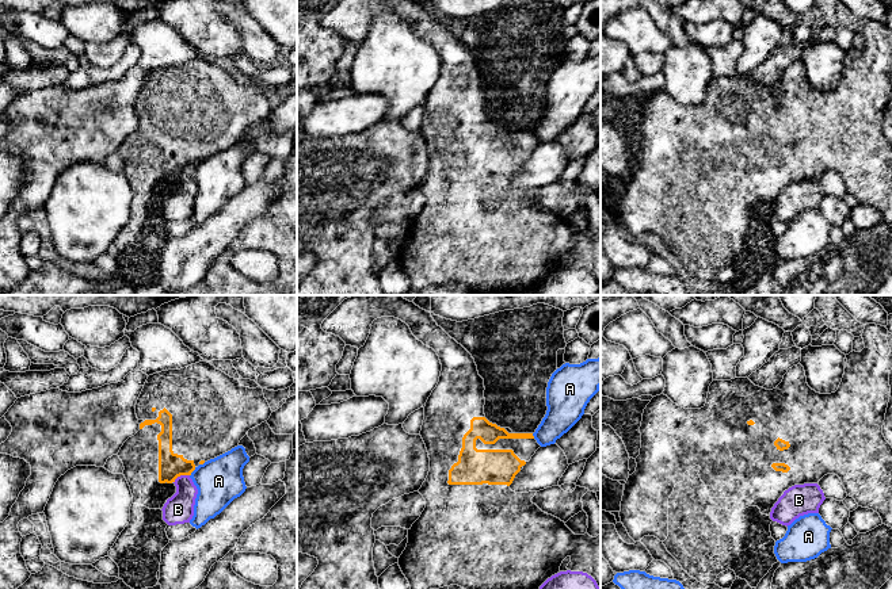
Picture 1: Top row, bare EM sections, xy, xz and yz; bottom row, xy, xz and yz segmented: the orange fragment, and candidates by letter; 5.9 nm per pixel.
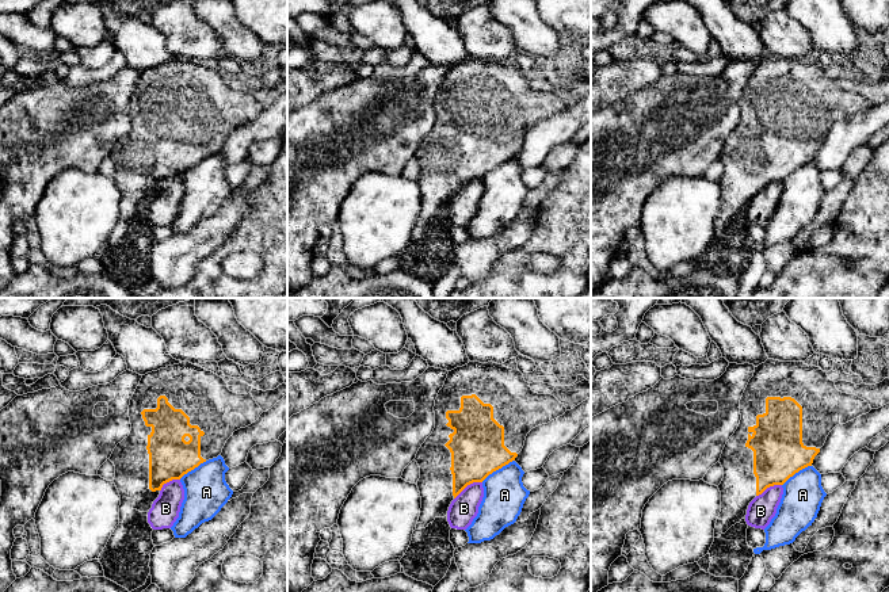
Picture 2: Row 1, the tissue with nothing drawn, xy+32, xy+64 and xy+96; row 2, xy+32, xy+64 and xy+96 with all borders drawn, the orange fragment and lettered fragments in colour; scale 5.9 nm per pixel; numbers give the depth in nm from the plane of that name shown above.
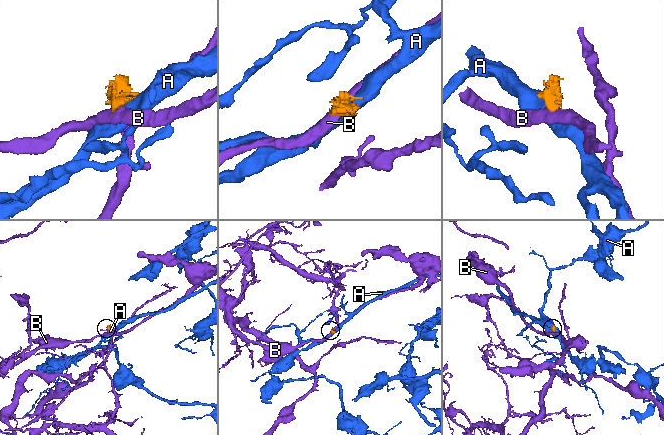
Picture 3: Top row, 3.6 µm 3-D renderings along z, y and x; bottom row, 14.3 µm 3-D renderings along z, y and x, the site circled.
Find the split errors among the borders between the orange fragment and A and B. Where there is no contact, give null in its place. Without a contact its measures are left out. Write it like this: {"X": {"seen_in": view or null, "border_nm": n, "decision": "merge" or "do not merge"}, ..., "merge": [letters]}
{"A": {"seen_in": "xy", "border_nm": 70, "decision": "do not merge"}, "B": {"seen_in": "xy", "border_nm": 110, "decision": "do not merge"}, "merge": []}

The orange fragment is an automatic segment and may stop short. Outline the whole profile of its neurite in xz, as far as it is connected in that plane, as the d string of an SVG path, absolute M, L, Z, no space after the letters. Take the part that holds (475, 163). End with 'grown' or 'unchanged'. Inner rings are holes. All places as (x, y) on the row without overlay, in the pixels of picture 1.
M340 0L321 20L327 30L339 32L346 42L365 42L371 20L381 14L394 14L405 19L412 31L439 53L442 68L437 84L424 103L420 133L430 154L430 168L419 190L426 196L420 214L408 226L408 240L399 255L399 263L409 279L411 290L458 282L474 295L495 291L526 291L538 287L552 272L560 269L563 257L569 253L567 265L591 272L601 284L601 230L596 234L575 232L564 218L542 209L531 195L537 188L515 190L510 186L515 172L541 144L533 130L514 130L489 119L484 111L484 76L479 72L472 51L441 23L430 8L415 0Z; grown

